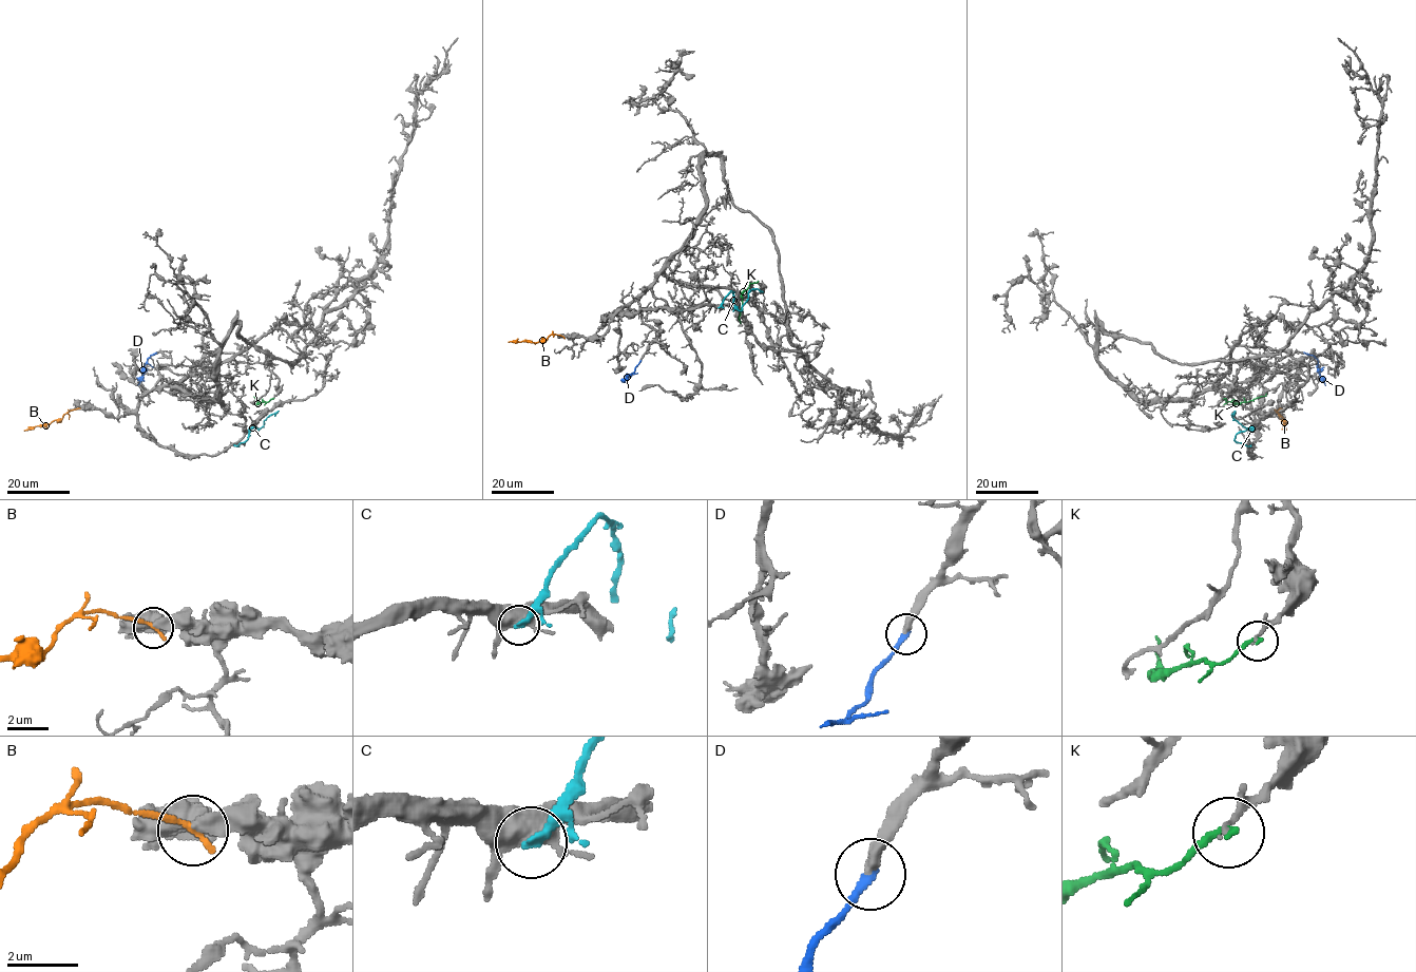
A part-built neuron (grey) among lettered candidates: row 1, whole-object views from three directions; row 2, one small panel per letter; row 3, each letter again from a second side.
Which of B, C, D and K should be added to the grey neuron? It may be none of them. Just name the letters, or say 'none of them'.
D

